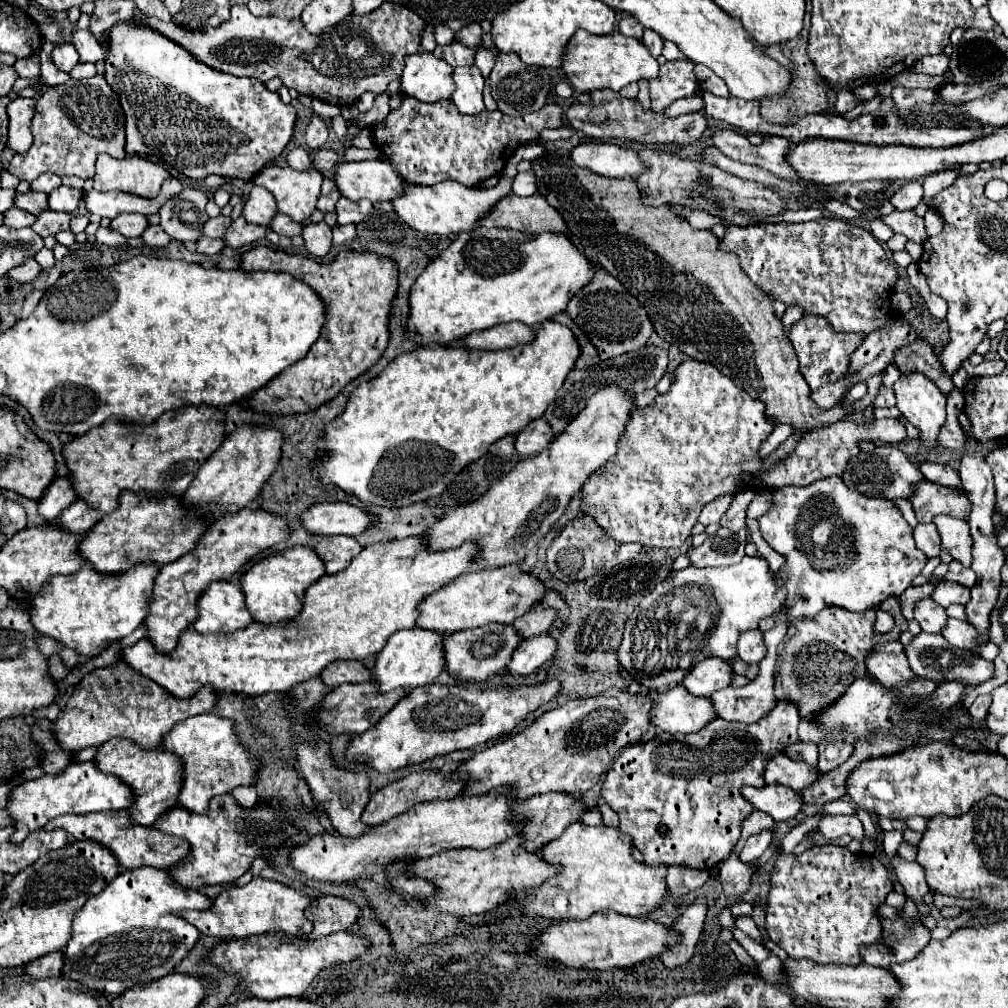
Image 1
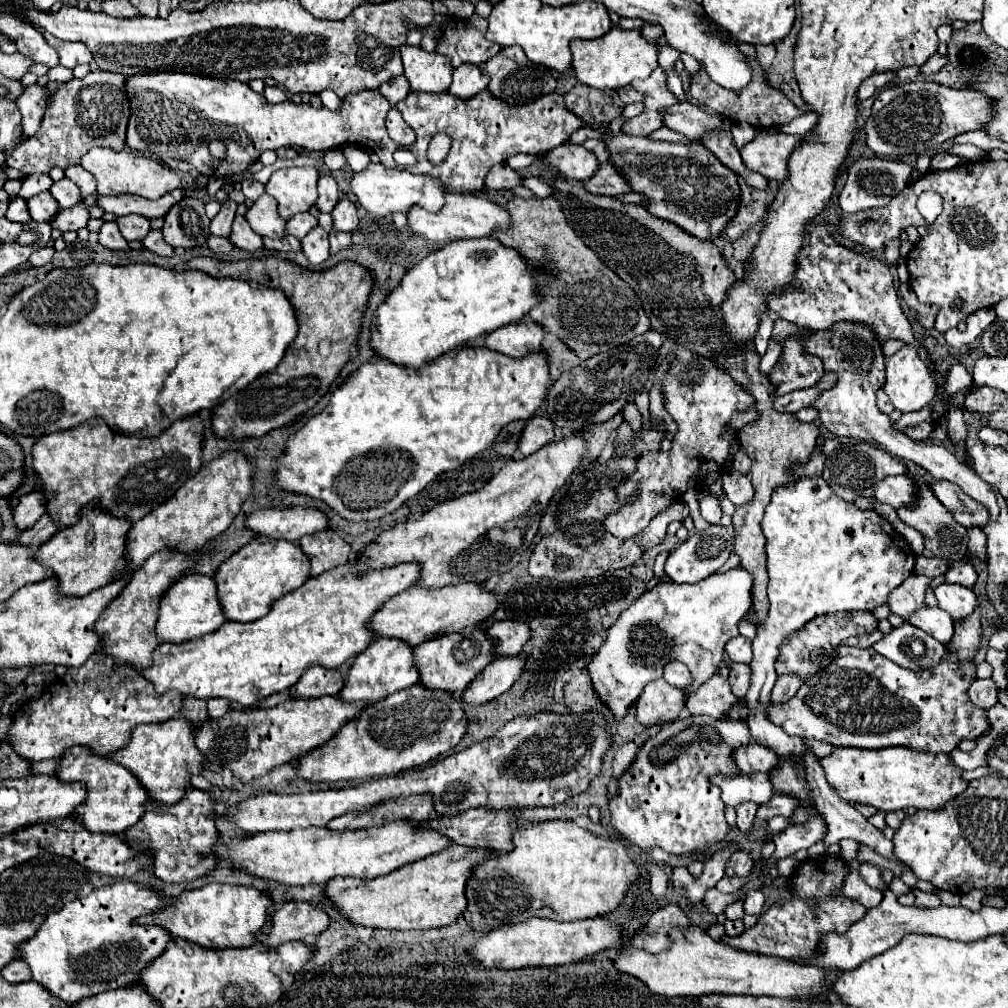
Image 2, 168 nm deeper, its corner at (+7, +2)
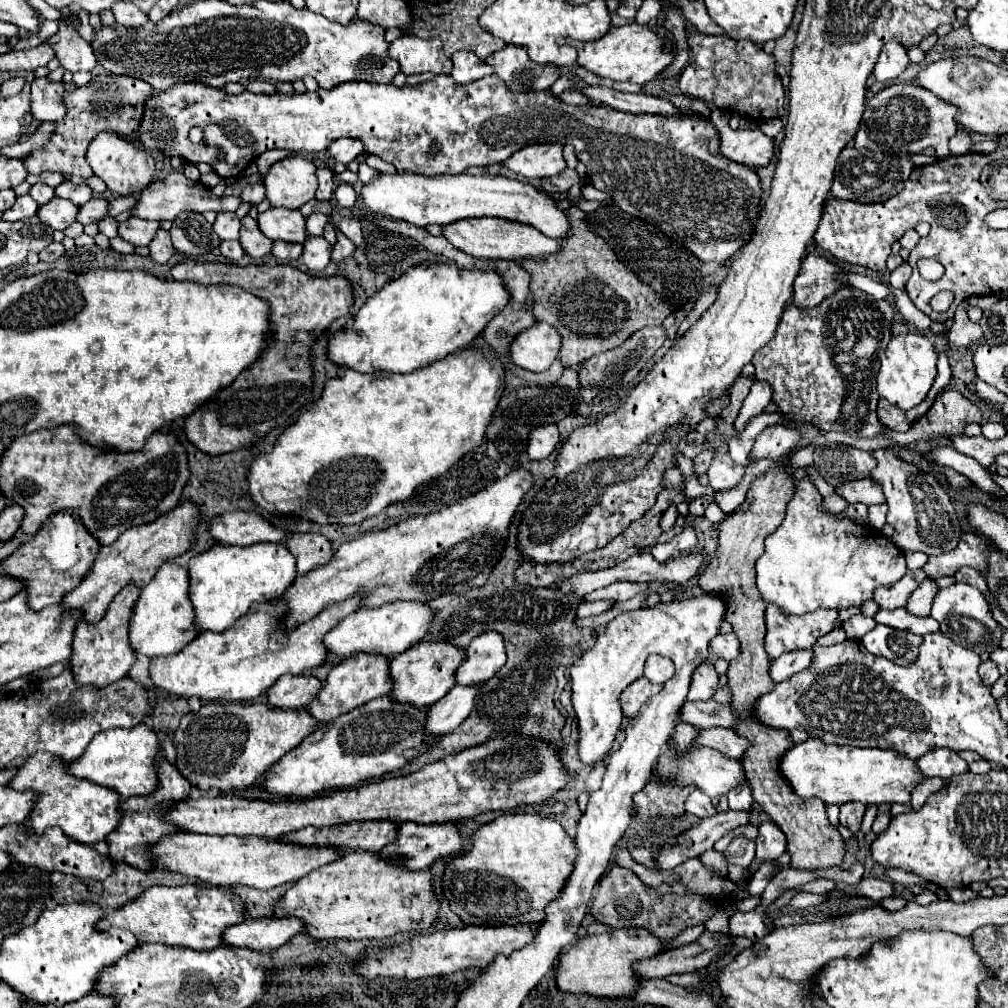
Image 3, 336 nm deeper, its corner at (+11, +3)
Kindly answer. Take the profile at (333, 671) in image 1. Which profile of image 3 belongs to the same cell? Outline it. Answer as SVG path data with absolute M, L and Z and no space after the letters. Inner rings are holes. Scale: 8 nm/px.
M282 676L270 690L268 690L268 702L276 708L288 708L288 710L300 710L306 708L312 698L318 696L324 682L316 676Z

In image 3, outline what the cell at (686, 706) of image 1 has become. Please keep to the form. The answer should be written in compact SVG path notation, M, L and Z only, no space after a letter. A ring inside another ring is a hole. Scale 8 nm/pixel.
M638 678L632 686L626 688L626 692L620 696L622 702L622 710L624 716L634 718L636 712L640 710L642 704L646 704L654 694L658 694L662 690L660 684L652 684L648 678Z

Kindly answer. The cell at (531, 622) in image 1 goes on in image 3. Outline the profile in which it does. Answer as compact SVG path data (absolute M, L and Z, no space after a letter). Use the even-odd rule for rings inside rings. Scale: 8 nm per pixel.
M496 630L476 636L466 648L466 660L456 672L458 684L484 684L506 664L504 636Z

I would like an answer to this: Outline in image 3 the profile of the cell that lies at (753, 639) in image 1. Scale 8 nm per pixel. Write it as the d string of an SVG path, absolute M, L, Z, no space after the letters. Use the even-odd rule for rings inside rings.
M734 632L730 634L720 634L716 638L712 638L712 644L710 644L710 652L716 656L716 658L724 658L724 660L734 660L736 656L740 656L740 640Z

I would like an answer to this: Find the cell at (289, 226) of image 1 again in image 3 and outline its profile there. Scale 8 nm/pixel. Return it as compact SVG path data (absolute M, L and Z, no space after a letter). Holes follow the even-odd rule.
M320 212L310 214L310 216L306 218L306 234L308 234L308 236L320 236L326 222L328 222L328 216L326 216L326 214L320 214Z

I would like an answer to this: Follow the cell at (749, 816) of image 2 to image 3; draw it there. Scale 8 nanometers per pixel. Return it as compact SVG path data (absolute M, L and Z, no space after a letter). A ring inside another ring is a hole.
M744 784L744 788L738 788L736 792L728 794L730 810L750 810L752 802L754 802L754 798L752 798L752 792L750 792L748 784Z

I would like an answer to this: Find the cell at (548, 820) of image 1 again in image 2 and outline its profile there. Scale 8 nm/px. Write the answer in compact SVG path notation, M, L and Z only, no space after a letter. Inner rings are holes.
M468 809L468 813L458 813L452 817L434 817L428 823L424 823L424 829L438 831L440 835L448 837L452 843L464 845L464 847L484 847L488 853L510 853L512 849L512 825L514 813L512 811L488 811L488 809Z

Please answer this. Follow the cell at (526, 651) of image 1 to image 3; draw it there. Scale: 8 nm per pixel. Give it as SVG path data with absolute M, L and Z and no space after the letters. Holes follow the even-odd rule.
M468 684L468 686L456 686L452 688L452 692L448 692L448 696L444 696L442 700L438 700L430 710L428 710L428 732L442 736L448 734L452 730L458 728L458 724L462 724L464 718L468 718L468 714L472 712L476 698L480 694L478 684Z

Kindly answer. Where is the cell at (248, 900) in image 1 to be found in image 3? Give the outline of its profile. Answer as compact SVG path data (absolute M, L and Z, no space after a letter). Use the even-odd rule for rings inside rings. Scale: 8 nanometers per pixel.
M186 884L186 886L154 886L148 888L142 896L134 902L118 908L114 914L108 914L100 920L98 930L108 930L112 926L130 930L140 944L144 942L160 942L172 946L188 946L196 950L212 950L224 944L224 930L240 924L240 906L232 894L224 894L222 888L216 886L200 886L200 884Z

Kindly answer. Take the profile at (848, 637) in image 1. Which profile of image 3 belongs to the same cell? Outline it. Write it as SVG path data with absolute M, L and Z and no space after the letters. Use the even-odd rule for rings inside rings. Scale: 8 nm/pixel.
M772 604L766 606L766 652L770 660L780 658L784 652L810 650L816 640L834 628L840 628L838 610L820 608L808 616L794 616L788 620L782 612L776 612Z

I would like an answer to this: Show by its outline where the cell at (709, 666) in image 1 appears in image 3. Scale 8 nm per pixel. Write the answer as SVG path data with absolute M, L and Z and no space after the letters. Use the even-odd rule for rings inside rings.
M650 656L644 676L654 684L666 684L676 674L676 666L672 660L662 656Z

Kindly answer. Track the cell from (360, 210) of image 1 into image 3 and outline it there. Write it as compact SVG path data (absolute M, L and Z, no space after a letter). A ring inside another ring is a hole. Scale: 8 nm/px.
M350 216L350 218L342 218L340 224L338 224L338 230L340 230L344 236L348 236L356 246L360 246L360 244L364 242L360 222L358 222L356 218L352 218L352 216Z

